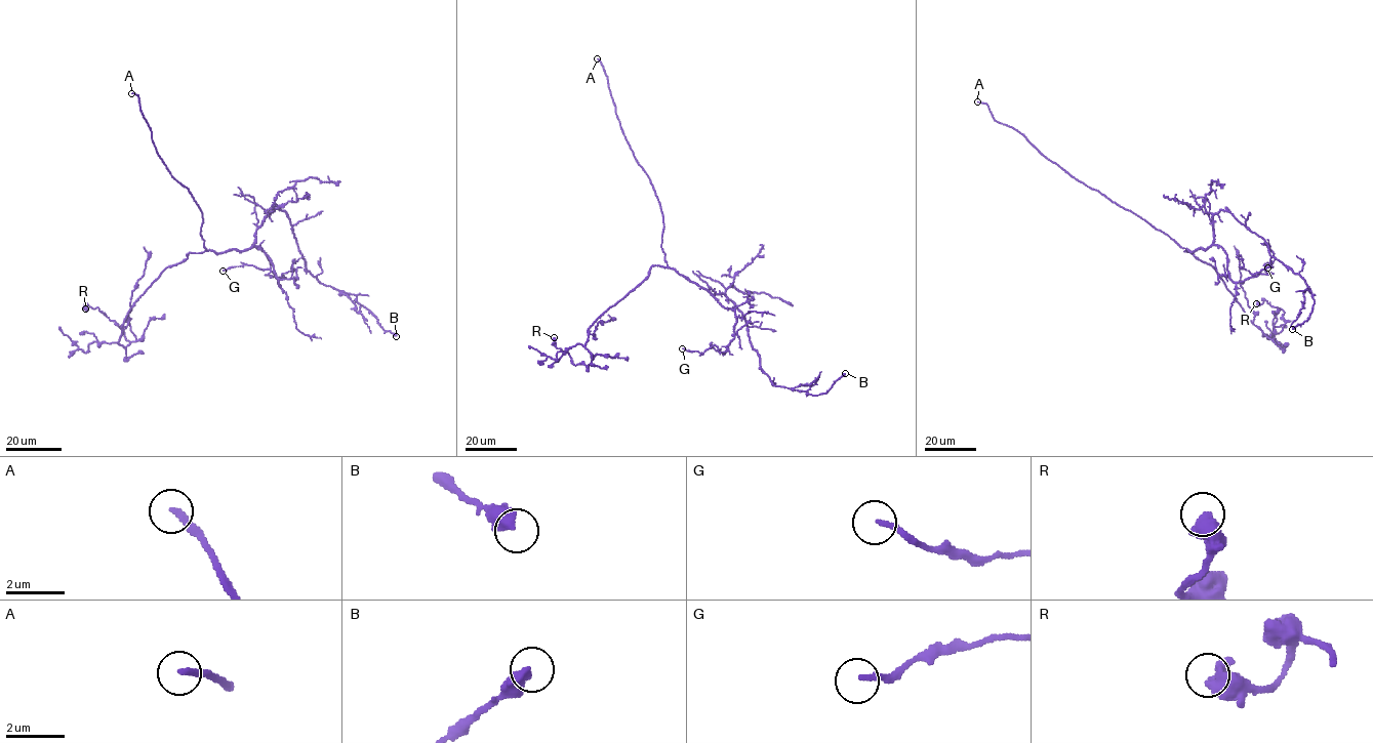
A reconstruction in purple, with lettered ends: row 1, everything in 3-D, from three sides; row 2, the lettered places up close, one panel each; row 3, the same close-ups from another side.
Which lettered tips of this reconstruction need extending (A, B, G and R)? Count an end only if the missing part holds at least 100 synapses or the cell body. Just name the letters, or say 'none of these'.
A

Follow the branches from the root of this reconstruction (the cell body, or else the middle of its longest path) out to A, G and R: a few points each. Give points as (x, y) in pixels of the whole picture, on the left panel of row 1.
A: (226, 251), (215, 253), (204, 247), (202, 213), (157, 154), (139, 97), (131, 93)
G: (226, 251), (258, 246), (269, 257), (280, 285), (269, 269), (242, 264), (223, 271)
R: (226, 251), (190, 252), (168, 266), (125, 317), (118, 342), (126, 346), (114, 321), (97, 307), (85, 308)

